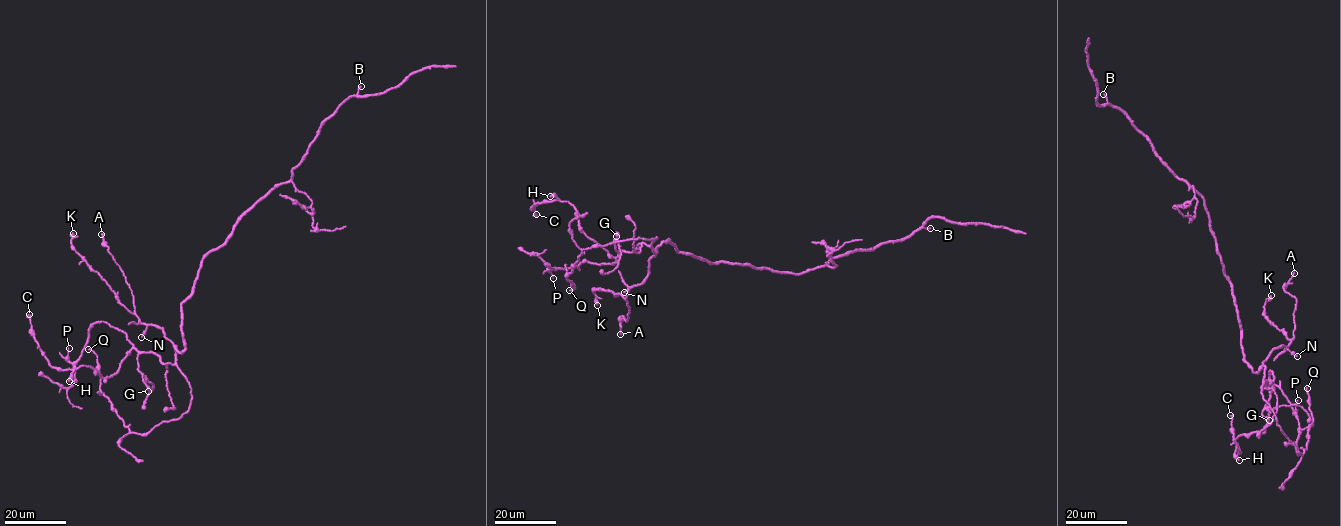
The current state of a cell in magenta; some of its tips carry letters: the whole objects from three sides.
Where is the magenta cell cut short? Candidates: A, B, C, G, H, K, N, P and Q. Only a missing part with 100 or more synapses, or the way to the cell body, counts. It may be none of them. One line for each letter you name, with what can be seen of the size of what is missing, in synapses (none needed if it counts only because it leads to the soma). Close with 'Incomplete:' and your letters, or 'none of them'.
Incomplete: none of them

